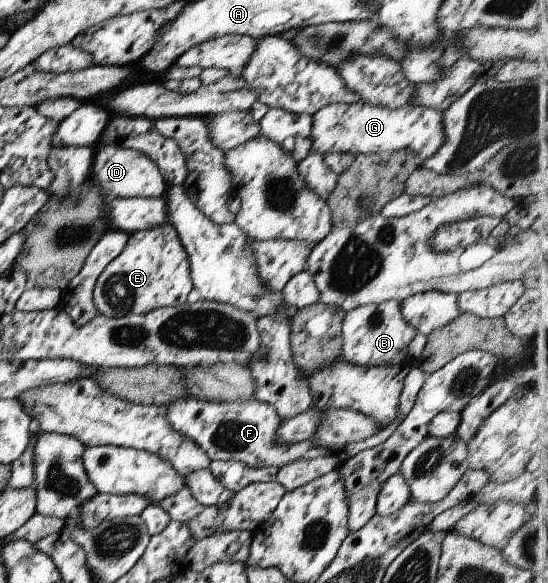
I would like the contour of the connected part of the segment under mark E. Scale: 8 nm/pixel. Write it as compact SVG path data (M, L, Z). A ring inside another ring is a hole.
M169 222L128 234L122 252L98 275L93 288L97 314L106 318L141 315L162 307L182 304L192 290L187 254Z

